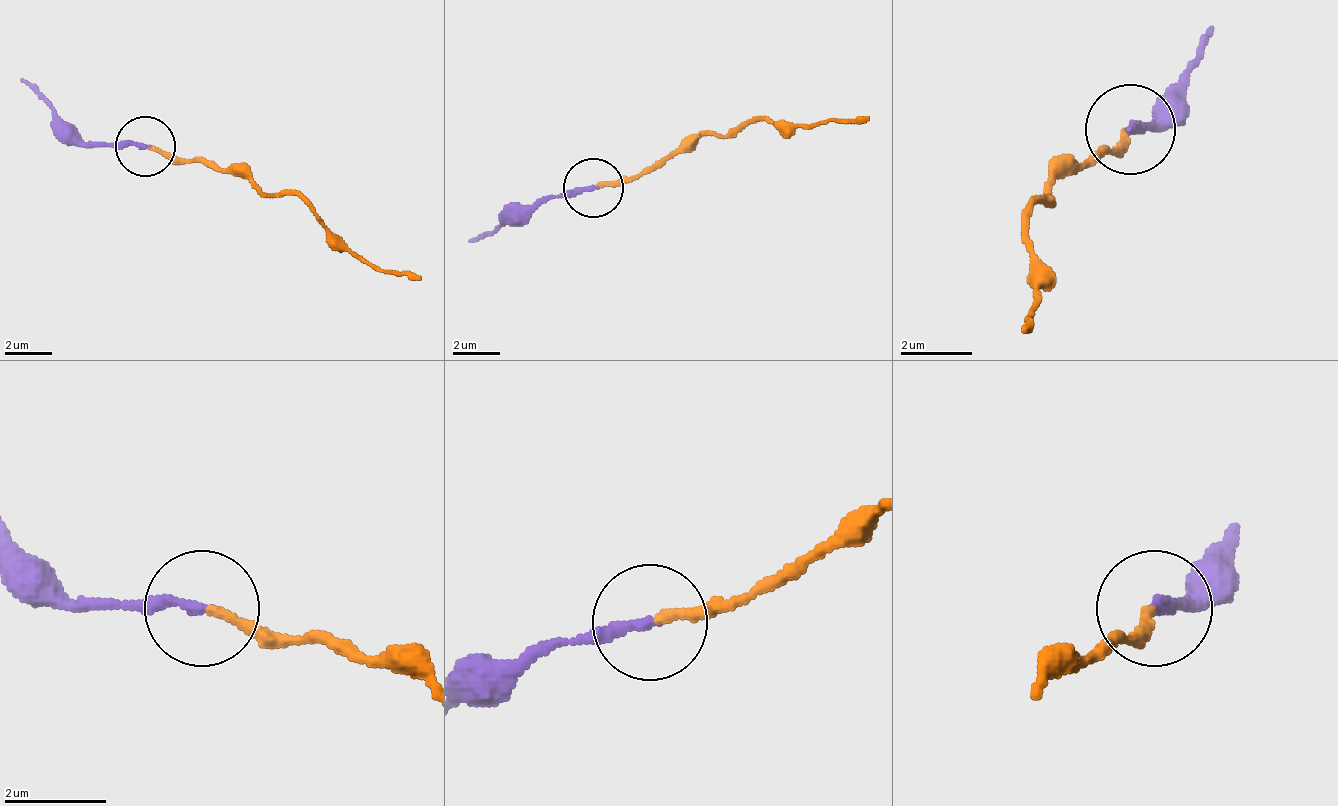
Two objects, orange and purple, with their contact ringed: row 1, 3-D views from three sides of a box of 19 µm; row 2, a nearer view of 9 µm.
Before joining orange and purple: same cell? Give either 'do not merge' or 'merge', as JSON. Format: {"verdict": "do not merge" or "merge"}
{"verdict": "merge"}

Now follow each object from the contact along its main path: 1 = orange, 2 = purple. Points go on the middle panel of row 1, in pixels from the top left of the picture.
1: (594, 186), (660, 168), (713, 133), (749, 121), (802, 127), (867, 115)
2: (594, 186), (541, 198), (470, 239)

